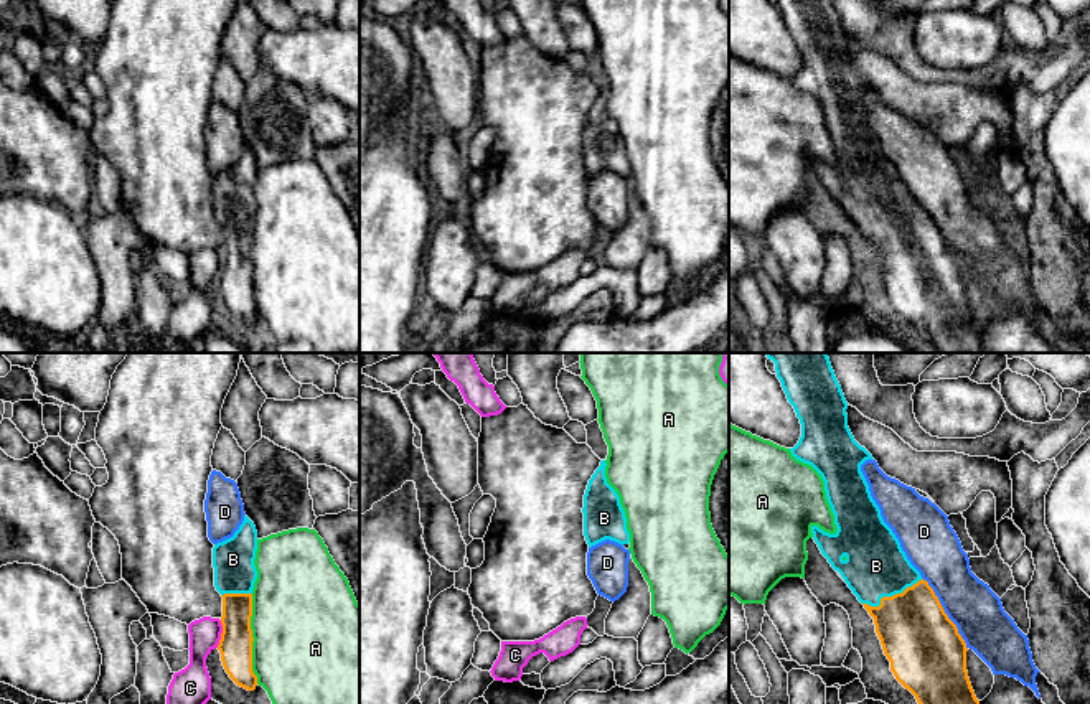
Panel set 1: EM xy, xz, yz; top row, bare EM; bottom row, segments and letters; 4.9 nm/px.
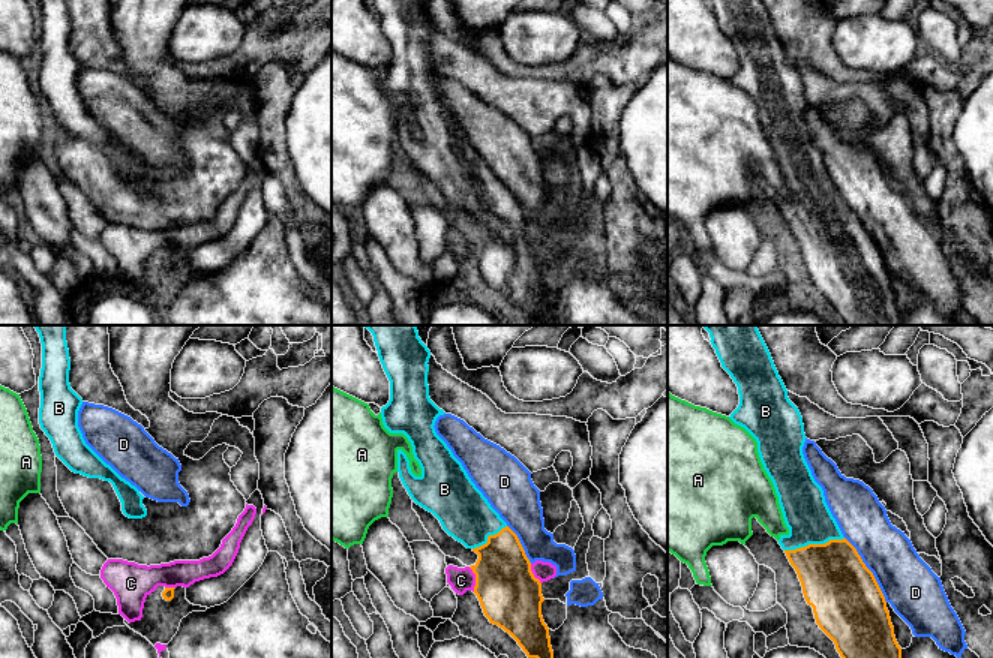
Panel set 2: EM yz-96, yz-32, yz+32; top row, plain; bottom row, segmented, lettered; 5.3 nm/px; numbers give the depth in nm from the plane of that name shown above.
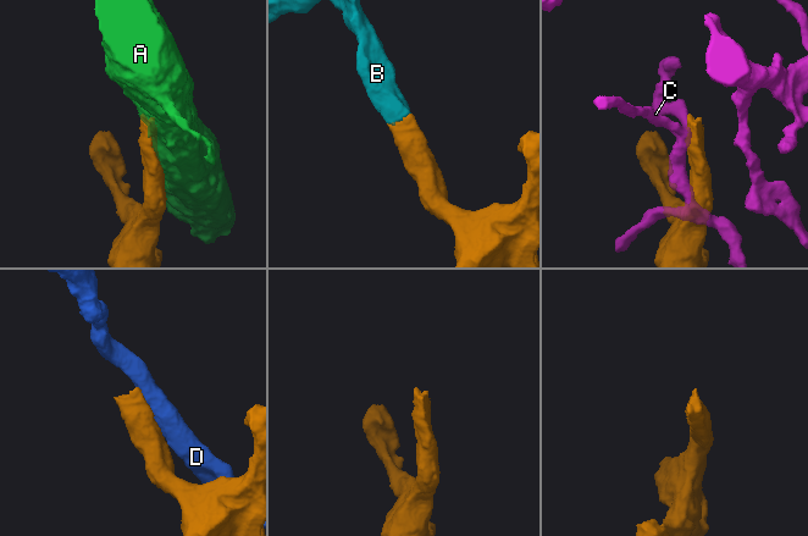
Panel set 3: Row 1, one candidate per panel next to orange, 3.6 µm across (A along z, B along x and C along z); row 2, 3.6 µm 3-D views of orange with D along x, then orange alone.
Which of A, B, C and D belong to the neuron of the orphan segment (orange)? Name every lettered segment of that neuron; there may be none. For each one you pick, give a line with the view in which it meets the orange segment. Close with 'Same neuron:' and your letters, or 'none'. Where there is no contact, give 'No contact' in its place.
B: Touches orange in yz
Same neuron: B

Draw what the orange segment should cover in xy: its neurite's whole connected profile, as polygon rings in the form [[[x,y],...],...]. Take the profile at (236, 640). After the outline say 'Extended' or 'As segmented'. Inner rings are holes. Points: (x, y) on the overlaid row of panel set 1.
[[[246,514],[234,536],[213,547],[214,587],[223,597],[223,633],[218,650],[229,678],[247,691],[257,686],[251,630],[252,589],[257,579],[256,551],[257,531]]]. Extended

